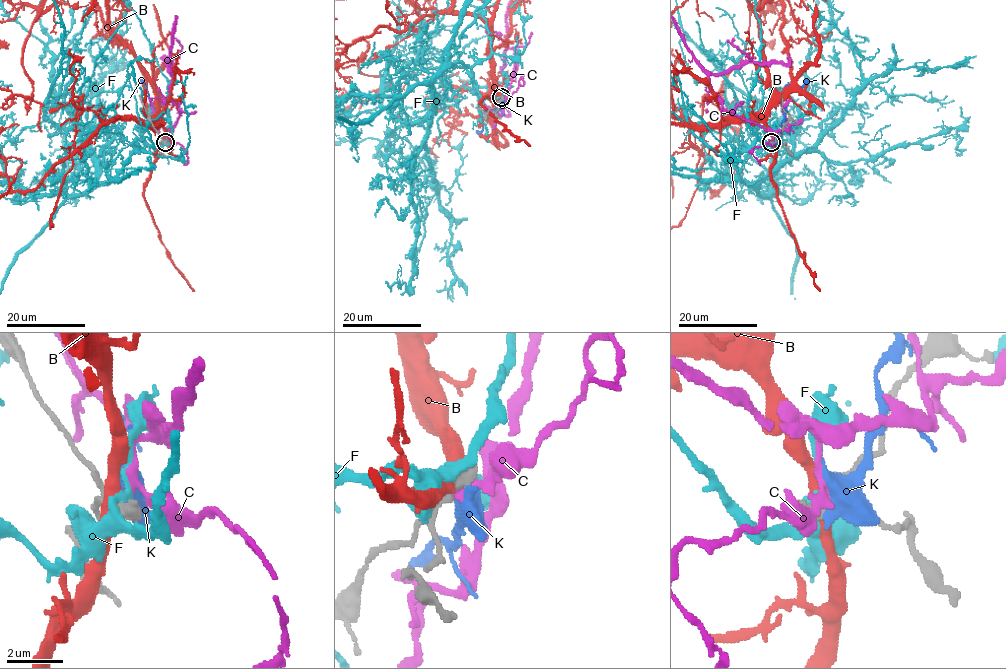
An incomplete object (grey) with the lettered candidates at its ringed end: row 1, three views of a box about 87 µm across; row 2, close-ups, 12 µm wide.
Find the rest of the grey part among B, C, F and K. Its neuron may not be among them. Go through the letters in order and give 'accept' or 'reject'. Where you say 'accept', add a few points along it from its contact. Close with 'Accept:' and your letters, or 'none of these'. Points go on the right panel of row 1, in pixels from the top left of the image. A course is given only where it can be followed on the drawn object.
B: reject
C: reject
F: reject
K: reject
Accept: none of these

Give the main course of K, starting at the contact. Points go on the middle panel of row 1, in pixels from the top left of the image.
K: (502, 100), (500, 108), (488, 112), (483, 110), (482, 128), (476, 130)

